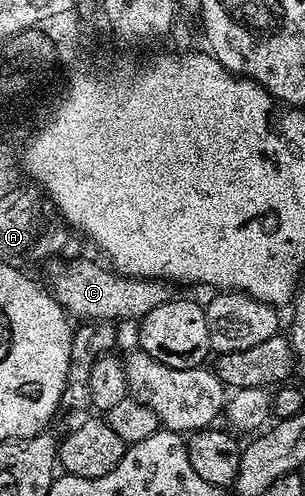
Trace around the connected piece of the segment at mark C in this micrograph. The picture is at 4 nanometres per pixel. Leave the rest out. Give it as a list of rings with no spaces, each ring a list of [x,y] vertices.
[[[72,258],[69,262],[57,261],[48,278],[52,281],[50,293],[65,314],[76,320],[115,323],[118,318],[124,322],[135,323],[146,316],[158,304],[171,302],[174,297],[173,287],[158,278],[128,278],[117,274],[107,265],[99,266],[88,258]]]

